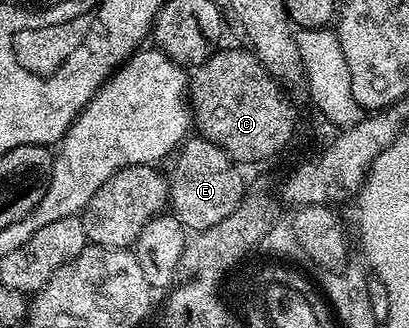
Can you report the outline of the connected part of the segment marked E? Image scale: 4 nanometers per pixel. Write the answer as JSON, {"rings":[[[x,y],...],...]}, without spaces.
{"rings":[[[191,137],[178,148],[174,159],[175,168],[169,174],[169,204],[184,228],[192,232],[207,230],[225,221],[237,209],[243,197],[245,179],[239,176],[240,168],[222,147],[202,137]]]}

